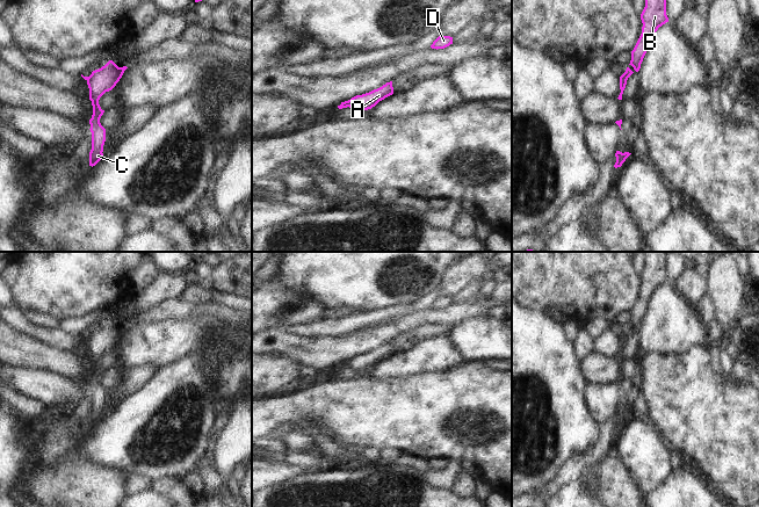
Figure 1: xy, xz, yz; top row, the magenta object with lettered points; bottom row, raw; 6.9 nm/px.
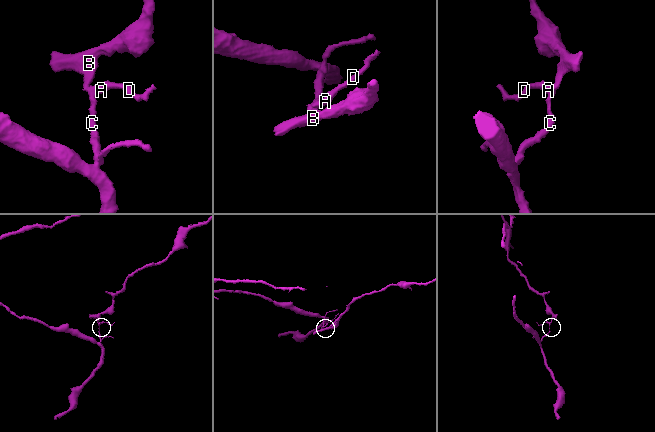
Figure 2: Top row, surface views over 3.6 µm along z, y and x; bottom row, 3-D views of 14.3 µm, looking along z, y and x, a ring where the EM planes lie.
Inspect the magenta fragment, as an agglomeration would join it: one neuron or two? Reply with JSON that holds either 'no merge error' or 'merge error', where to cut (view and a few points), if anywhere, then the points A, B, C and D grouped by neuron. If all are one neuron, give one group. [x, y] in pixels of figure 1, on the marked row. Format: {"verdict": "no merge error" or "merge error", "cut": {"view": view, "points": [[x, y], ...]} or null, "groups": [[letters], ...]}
{"verdict": "merge error", "cut": {"view": "xz", "points": [[347, 101], [348, 106]]}, "groups": [["A", "C", "D"], ["B"]]}

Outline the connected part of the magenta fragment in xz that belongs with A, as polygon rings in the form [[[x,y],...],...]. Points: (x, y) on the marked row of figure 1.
[[[390,81],[383,85],[382,87],[374,89],[369,93],[352,97],[350,100],[348,100],[348,107],[352,110],[361,114],[364,110],[371,109],[380,101],[384,100],[385,97],[392,94],[393,94],[393,87],[392,87],[392,81]]]

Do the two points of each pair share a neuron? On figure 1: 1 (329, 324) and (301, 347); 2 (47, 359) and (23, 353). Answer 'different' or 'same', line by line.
1: different
2: same

